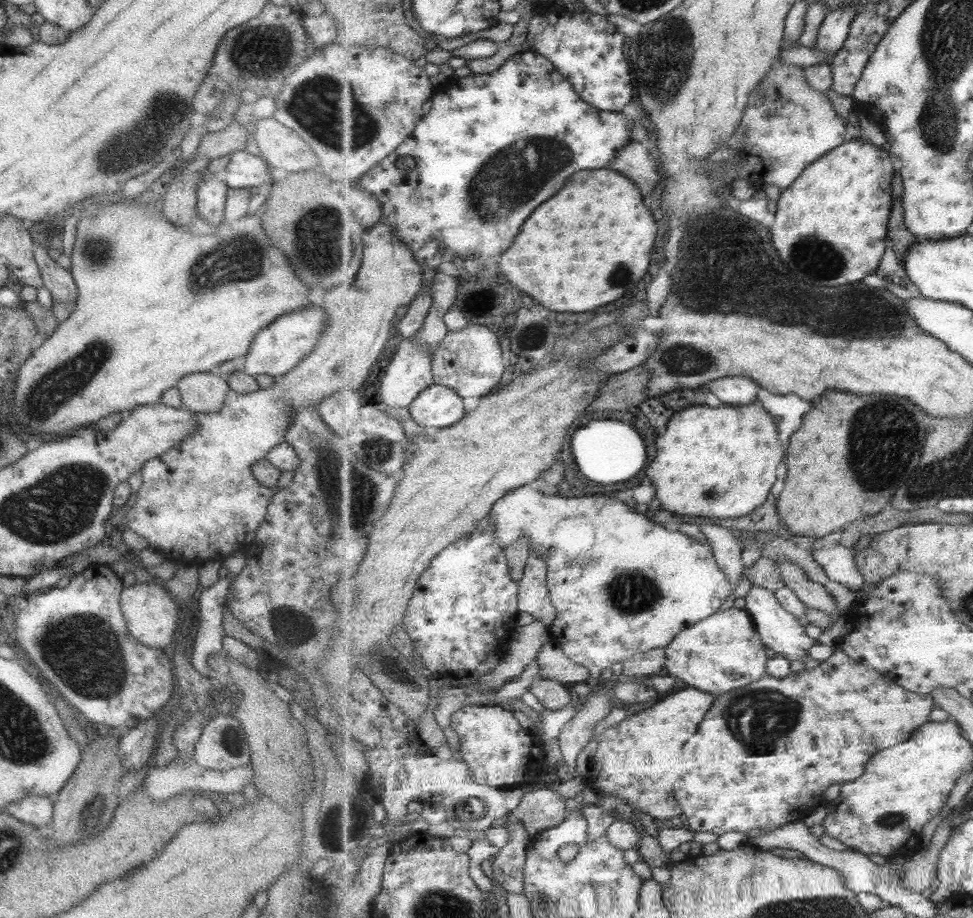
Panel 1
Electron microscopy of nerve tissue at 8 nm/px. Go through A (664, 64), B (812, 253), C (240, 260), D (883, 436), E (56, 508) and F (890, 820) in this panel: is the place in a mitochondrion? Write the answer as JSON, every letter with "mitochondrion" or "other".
{"A":"mitochondrion","B":"mitochondrion","C":"mitochondrion","D":"mitochondrion","E":"mitochondrion","F":"mitochondrion"}

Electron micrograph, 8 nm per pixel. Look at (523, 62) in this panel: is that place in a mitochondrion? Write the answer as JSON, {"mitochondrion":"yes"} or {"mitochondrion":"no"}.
{"mitochondrion":"no"}

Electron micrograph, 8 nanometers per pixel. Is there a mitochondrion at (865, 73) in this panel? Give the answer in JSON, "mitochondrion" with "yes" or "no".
{"mitochondrion":"no"}

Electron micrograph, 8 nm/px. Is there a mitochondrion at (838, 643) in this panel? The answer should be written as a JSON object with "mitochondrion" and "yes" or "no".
{"mitochondrion":"no"}

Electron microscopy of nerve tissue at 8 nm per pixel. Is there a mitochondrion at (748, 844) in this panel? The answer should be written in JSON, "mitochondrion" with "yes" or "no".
{"mitochondrion":"no"}

